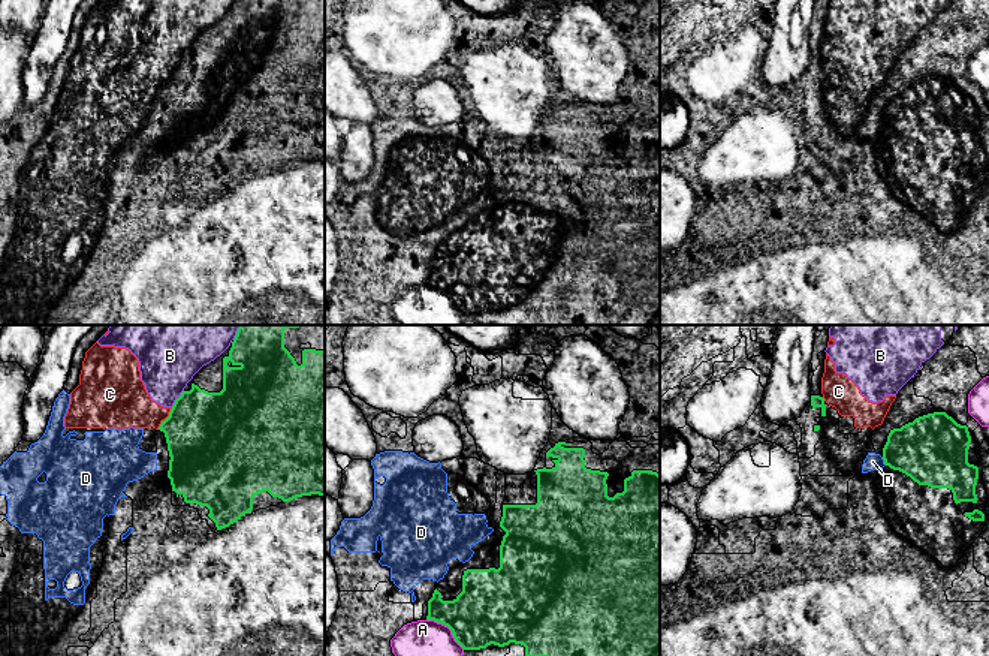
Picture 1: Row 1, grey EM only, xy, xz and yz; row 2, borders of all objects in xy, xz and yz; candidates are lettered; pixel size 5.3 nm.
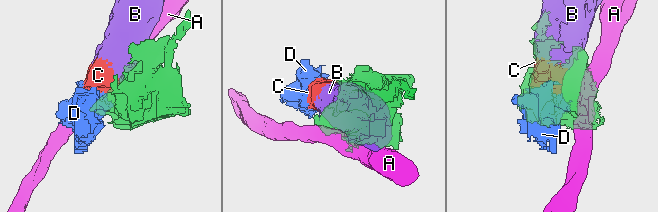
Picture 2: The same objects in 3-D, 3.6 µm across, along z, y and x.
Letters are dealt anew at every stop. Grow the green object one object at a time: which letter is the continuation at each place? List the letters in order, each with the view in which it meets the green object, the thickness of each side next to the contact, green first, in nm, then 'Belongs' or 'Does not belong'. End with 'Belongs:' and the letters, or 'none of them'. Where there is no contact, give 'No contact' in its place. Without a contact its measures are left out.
A: Touches green in xz. Thickness 360 nm (green) against 190 nm. Does not belong
B: Touches green in xy. Thickness 440 nm (green) against 340 nm. Does not belong
C: Touches green in xy. Thickness 460 nm (green) against 280 nm. Does not belong
D: Touches green in yz. Thickness 360 nm (green) against 90 nm. Does not belong
Belongs: none of them

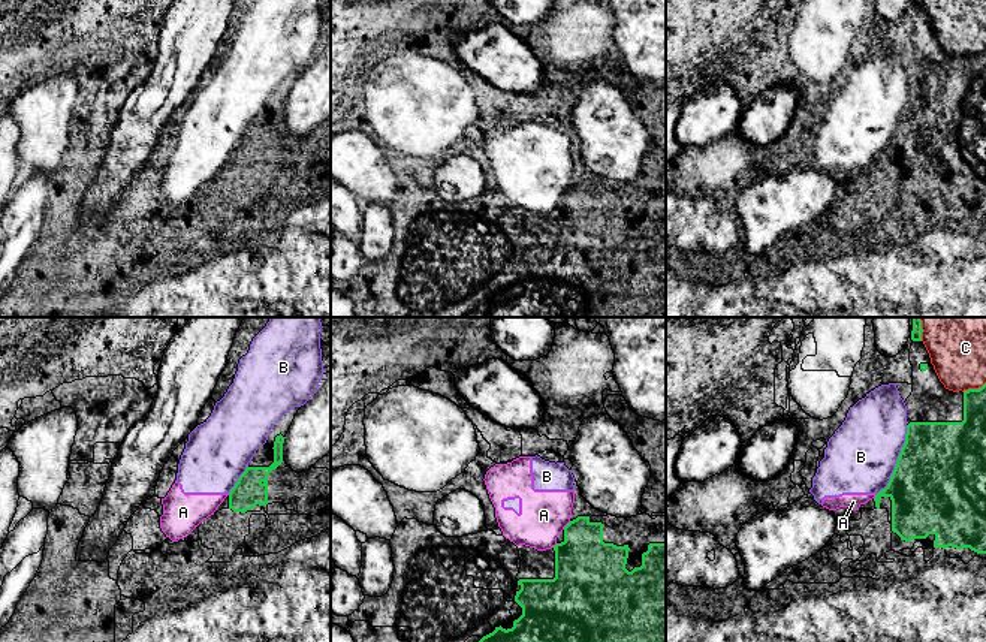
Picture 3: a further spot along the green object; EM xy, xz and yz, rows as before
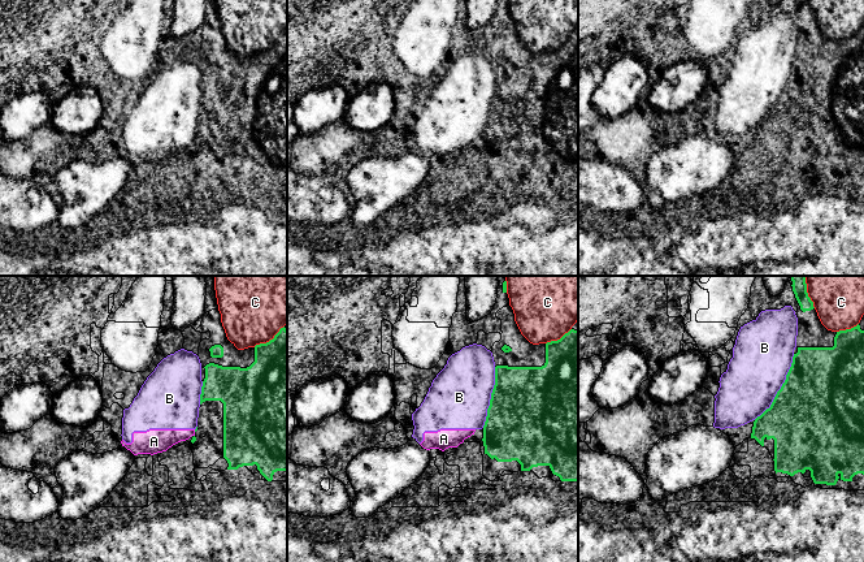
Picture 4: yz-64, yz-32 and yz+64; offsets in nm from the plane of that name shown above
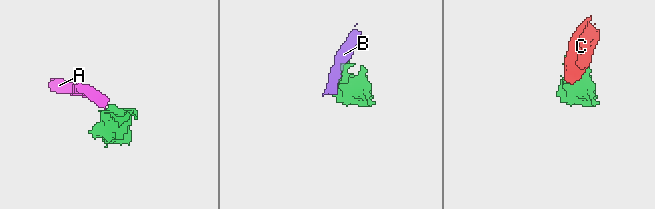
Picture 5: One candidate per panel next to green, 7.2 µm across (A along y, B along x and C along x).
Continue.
A: Touches green in xz. Thickness 340 nm (green) against 260 nm. Does not belong
B: Touches green in yz. Thickness 500 nm (green) against 380 nm. Does not belong
C: Touches green in yz. Thickness 180 nm (green) against 320 nm. Does not belong
Belongs: none of them

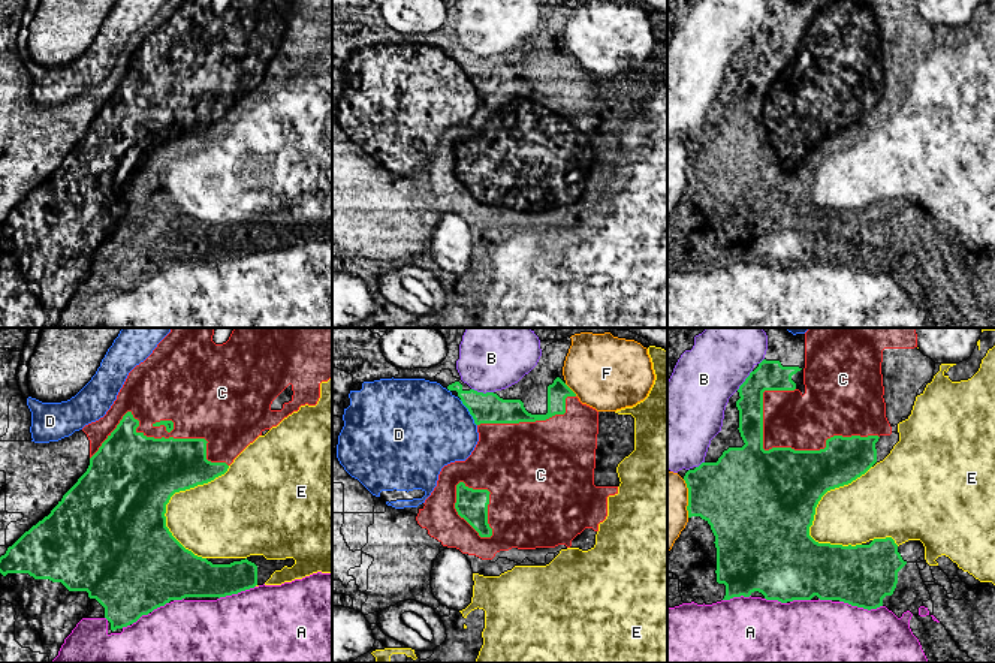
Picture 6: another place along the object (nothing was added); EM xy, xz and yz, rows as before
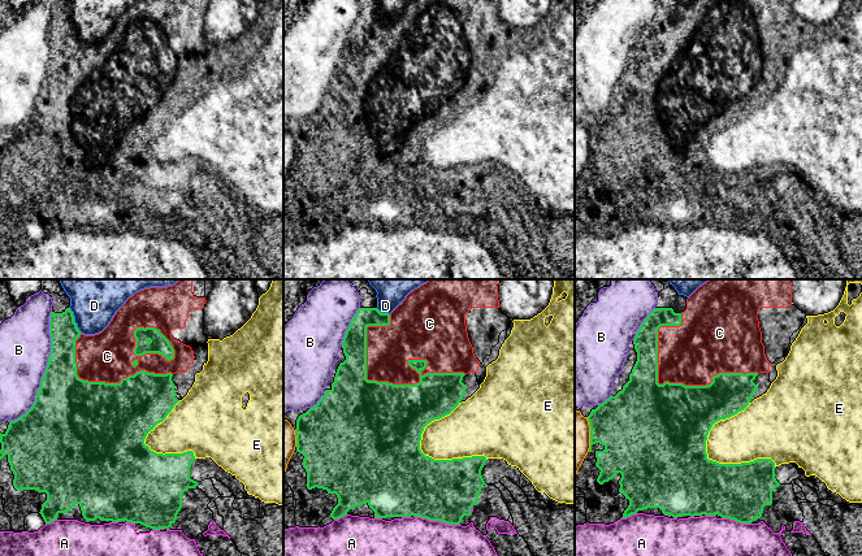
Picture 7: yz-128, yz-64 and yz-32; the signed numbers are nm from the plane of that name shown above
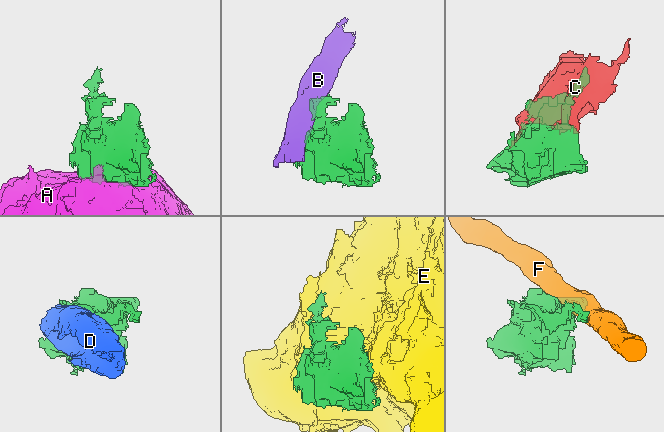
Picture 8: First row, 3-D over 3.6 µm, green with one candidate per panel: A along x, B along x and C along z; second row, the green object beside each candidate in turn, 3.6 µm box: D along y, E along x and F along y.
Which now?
A: Touches green in yz. Thickness 320 nm (green) against 480 nm. Does not belong
B: Touches green in xz. Thickness 160 nm (green) against 400 nm. Does not belong
C: Touches green in yz. Thickness 460 nm (green) against 300 nm. Belongs
D: Touches green in xz. Thickness 160 nm (green) against 440 nm. Does not belong
E: Touches green in yz. Thickness 460 nm (green) against 320 nm. Does not belong
F: Touches green in xz. Thickness 110 nm (green) against 400 nm. Does not belong
Belongs: C

